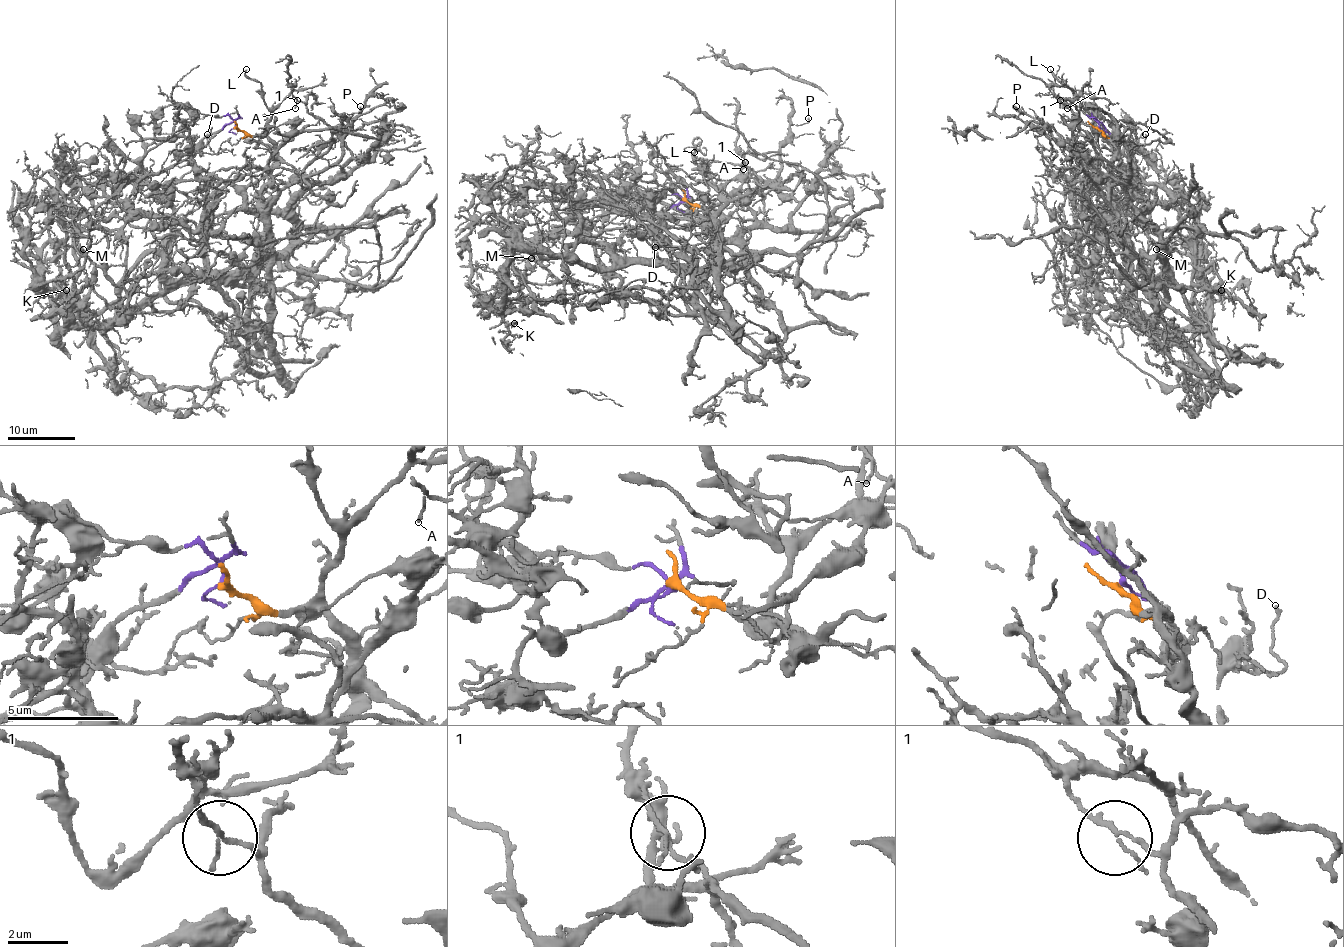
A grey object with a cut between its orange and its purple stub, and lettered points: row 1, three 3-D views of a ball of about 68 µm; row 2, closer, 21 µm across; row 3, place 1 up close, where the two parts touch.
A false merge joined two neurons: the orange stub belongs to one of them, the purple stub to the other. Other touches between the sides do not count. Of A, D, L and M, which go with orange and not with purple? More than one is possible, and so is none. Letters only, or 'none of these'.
A, L

